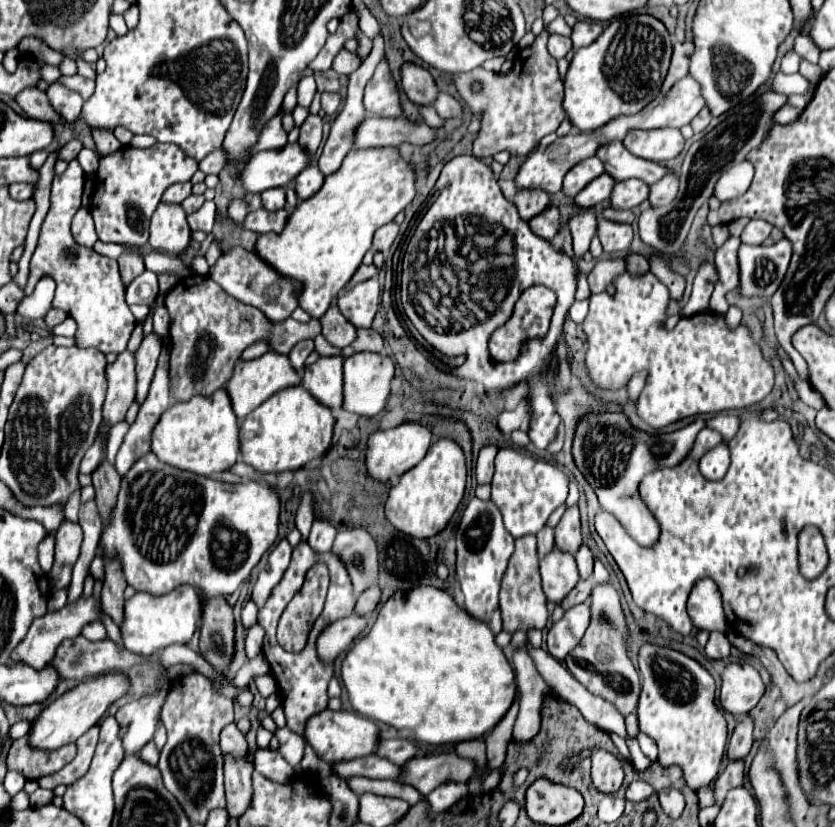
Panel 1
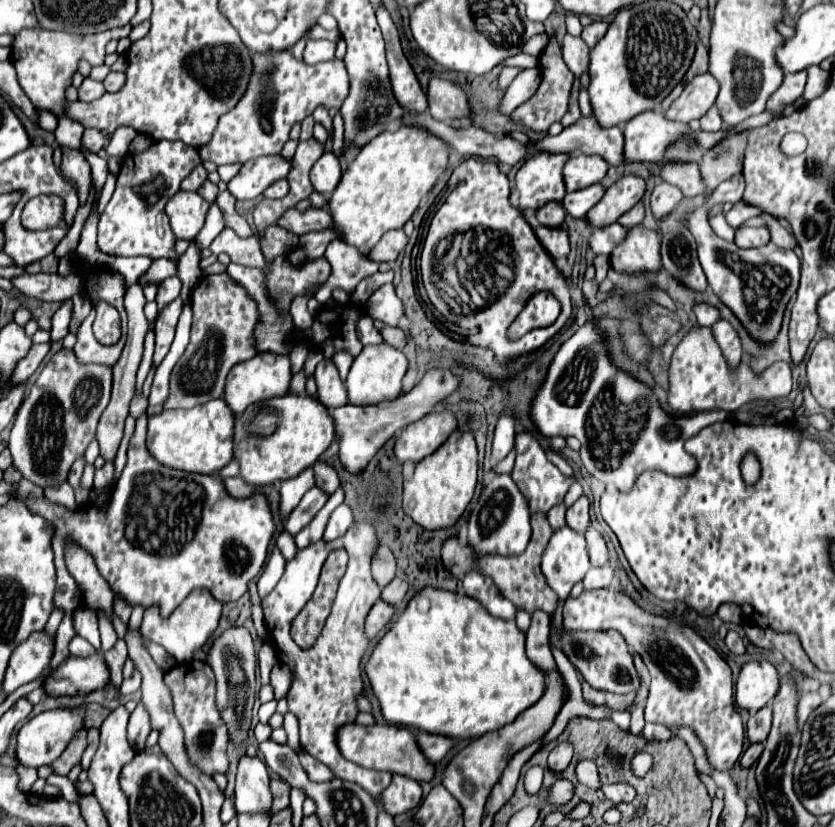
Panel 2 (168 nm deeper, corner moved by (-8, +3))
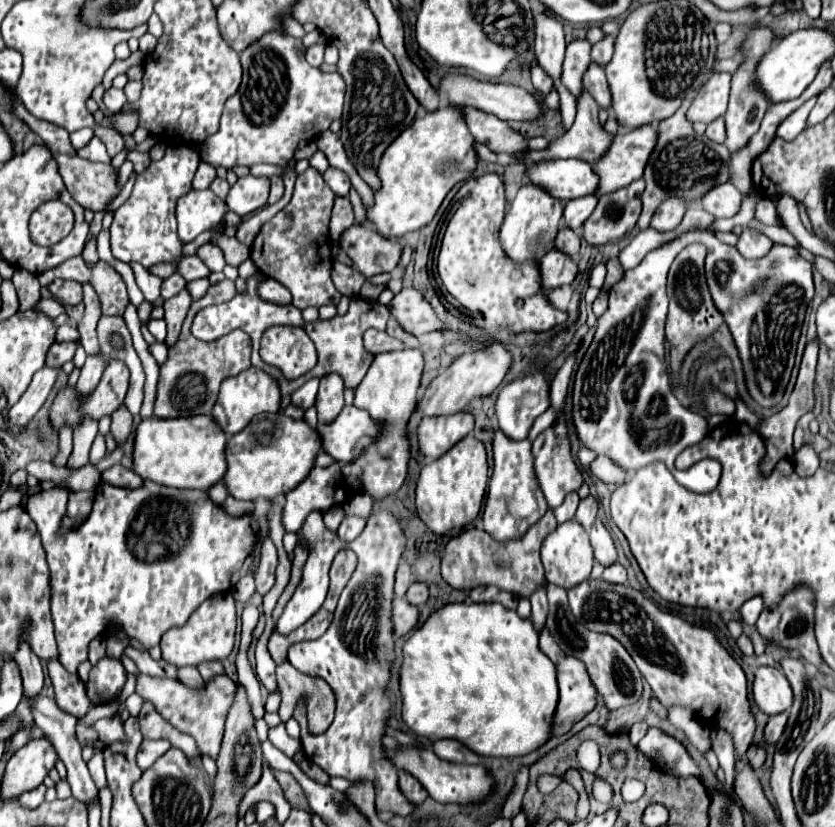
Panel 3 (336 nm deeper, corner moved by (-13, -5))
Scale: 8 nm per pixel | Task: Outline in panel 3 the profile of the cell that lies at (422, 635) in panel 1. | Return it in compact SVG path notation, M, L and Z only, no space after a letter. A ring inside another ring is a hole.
M447 603L441 609L433 611L427 621L417 627L411 637L403 645L403 665L401 665L401 697L403 697L403 711L401 719L405 725L419 737L429 739L457 739L467 745L471 751L479 755L491 757L521 757L543 745L551 735L551 719L555 713L555 703L559 699L557 693L557 679L555 679L555 665L553 661L539 649L539 635L529 619L519 619L515 611L505 609L501 603Z

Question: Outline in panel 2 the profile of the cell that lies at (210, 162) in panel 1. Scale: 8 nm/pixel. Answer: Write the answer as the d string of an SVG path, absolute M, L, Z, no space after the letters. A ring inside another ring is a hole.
M278 51L278 55L252 55L252 79L250 87L246 89L246 95L236 103L232 111L220 117L218 125L209 143L206 147L200 147L200 159L202 161L212 161L217 166L226 165L226 163L246 163L248 159L264 157L264 155L278 155L288 141L288 133L294 123L300 123L304 117L312 115L316 107L340 107L342 101L348 95L348 73L346 67L340 59L330 59L318 65L306 65L304 61L298 61L292 51Z

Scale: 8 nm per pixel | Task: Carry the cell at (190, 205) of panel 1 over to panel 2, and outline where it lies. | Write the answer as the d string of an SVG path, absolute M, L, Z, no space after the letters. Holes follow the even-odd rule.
M206 181L206 183L198 189L198 193L200 193L208 203L214 203L214 201L216 201L216 195L218 195L218 185L212 183L212 181Z

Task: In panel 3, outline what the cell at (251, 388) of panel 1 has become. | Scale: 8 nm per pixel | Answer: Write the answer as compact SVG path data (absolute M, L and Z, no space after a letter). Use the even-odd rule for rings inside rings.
M249 367L247 371L241 371L235 377L229 377L221 383L221 391L219 391L219 399L213 407L213 417L215 421L221 425L221 429L229 435L239 433L253 415L259 413L277 413L281 407L281 389L279 383L267 375L265 371L259 371L257 367Z

